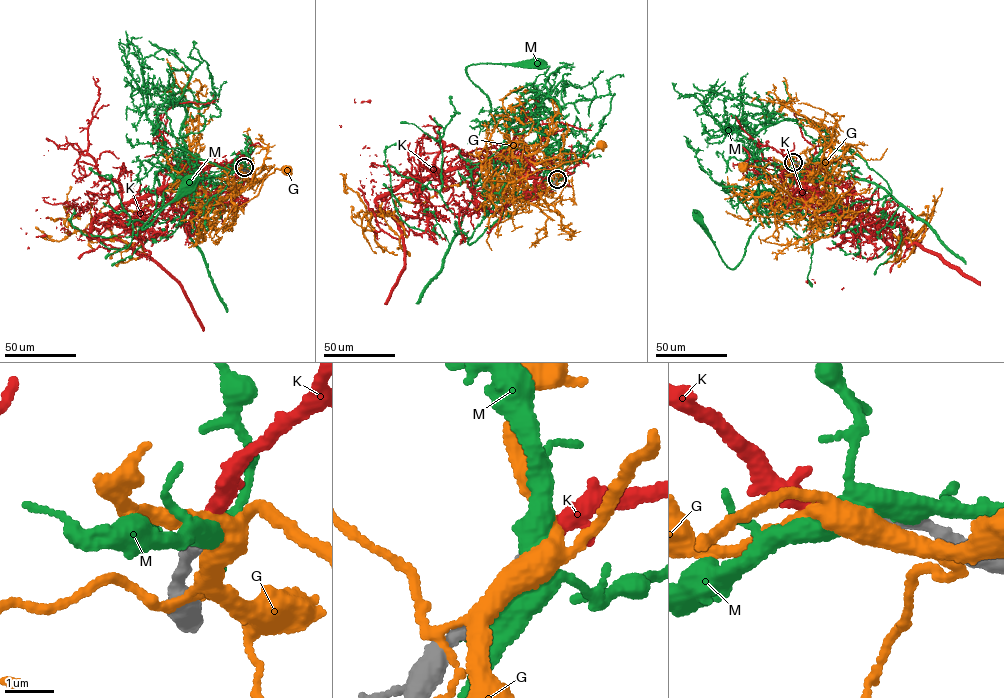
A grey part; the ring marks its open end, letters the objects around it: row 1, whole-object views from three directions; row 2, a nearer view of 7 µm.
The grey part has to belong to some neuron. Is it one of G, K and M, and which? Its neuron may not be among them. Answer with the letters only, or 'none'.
K

